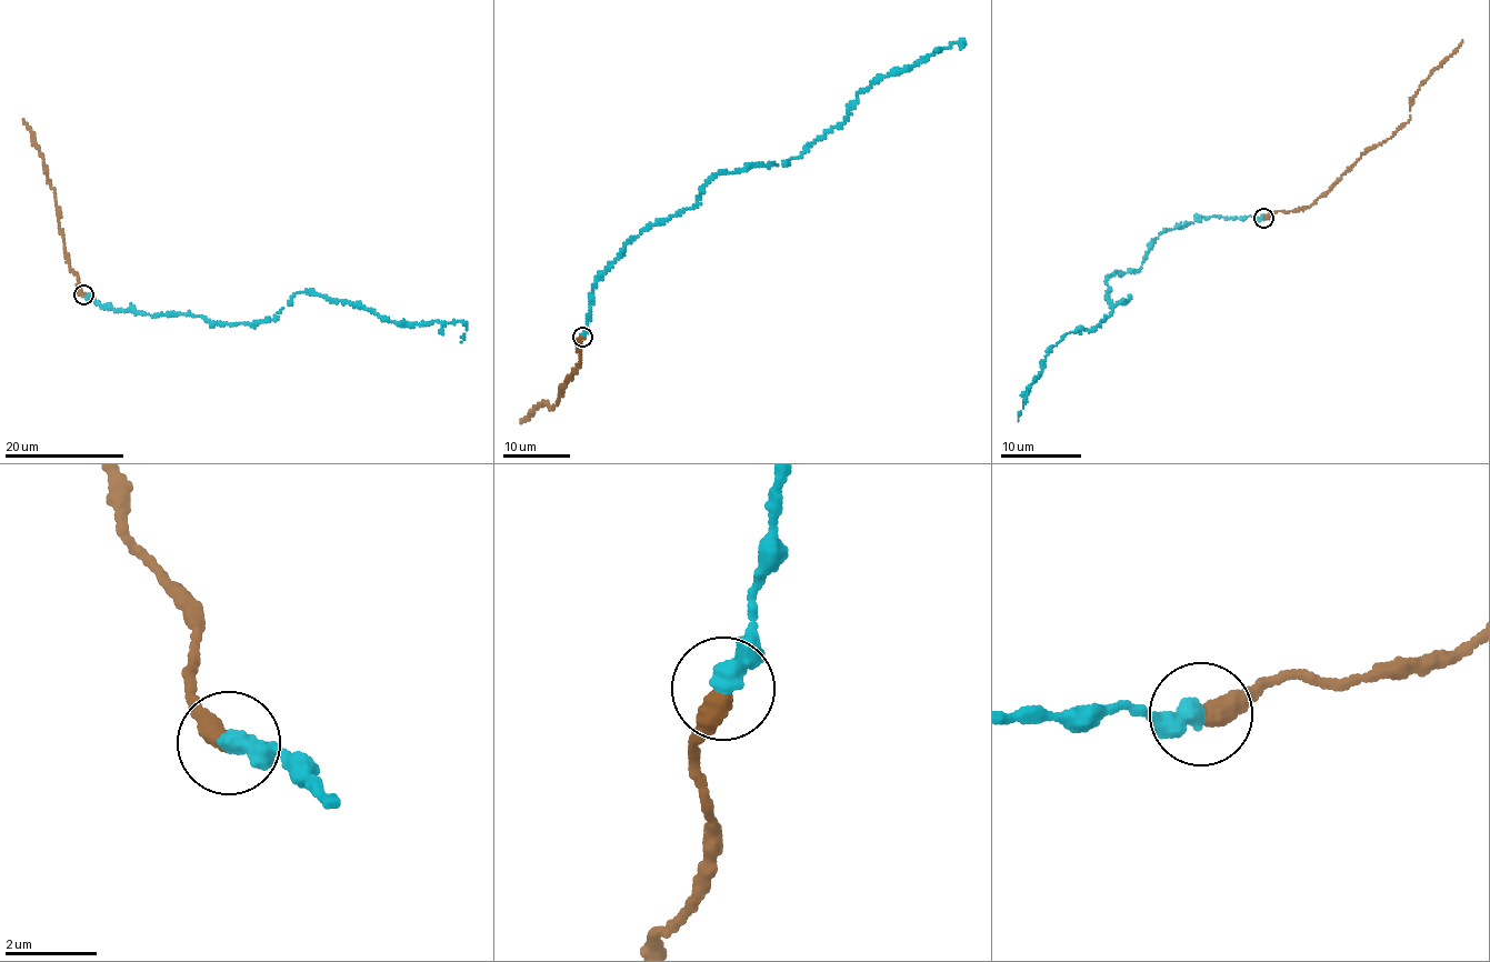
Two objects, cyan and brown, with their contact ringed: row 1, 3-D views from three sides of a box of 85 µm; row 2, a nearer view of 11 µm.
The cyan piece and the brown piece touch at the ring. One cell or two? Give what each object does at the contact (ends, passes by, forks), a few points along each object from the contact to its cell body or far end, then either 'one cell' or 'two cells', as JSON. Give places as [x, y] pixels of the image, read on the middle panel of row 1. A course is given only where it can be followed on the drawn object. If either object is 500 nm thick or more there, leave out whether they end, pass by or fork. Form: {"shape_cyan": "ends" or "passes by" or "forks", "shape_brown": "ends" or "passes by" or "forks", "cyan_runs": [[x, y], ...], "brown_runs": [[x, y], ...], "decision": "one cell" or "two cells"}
{"shape_cyan": "ends", "shape_brown": "ends", "cyan_runs": [[581, 336], [594, 281], [642, 229], [692, 208], [720, 171], [799, 158], [880, 78], [963, 40], [961, 48]], "brown_runs": [[581, 338], [578, 343], [579, 367], [561, 388], [558, 404], [550, 409], [543, 402], [520, 422]], "decision": "two cells"}

